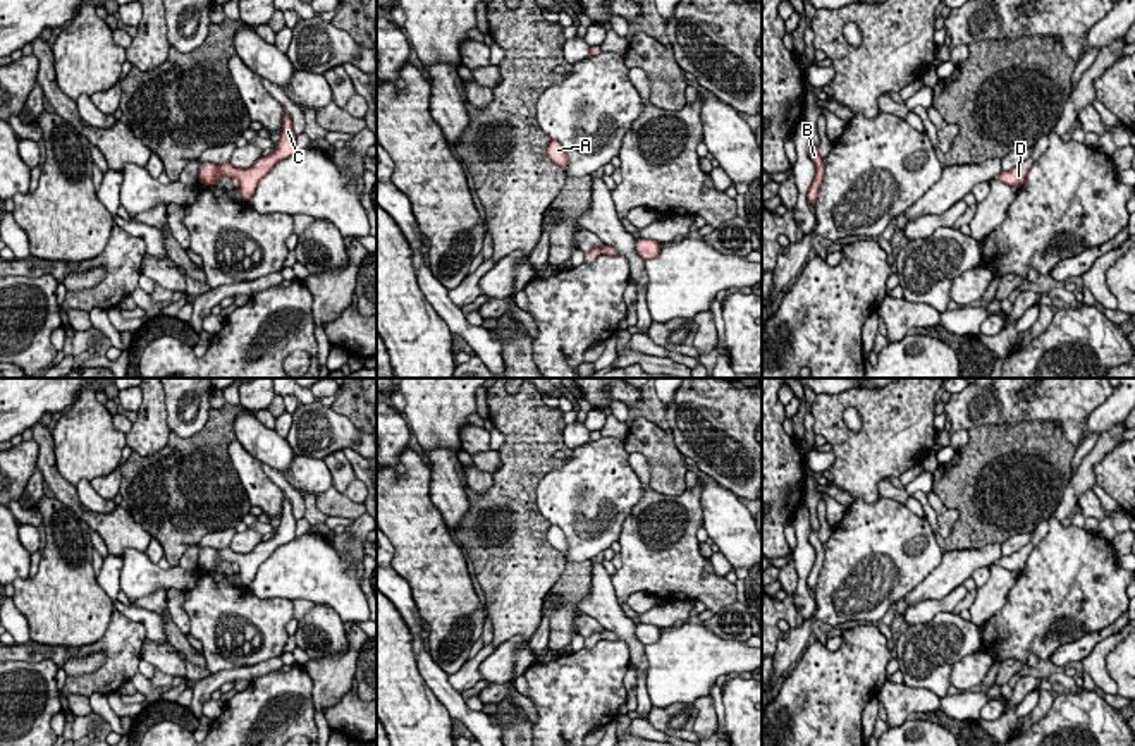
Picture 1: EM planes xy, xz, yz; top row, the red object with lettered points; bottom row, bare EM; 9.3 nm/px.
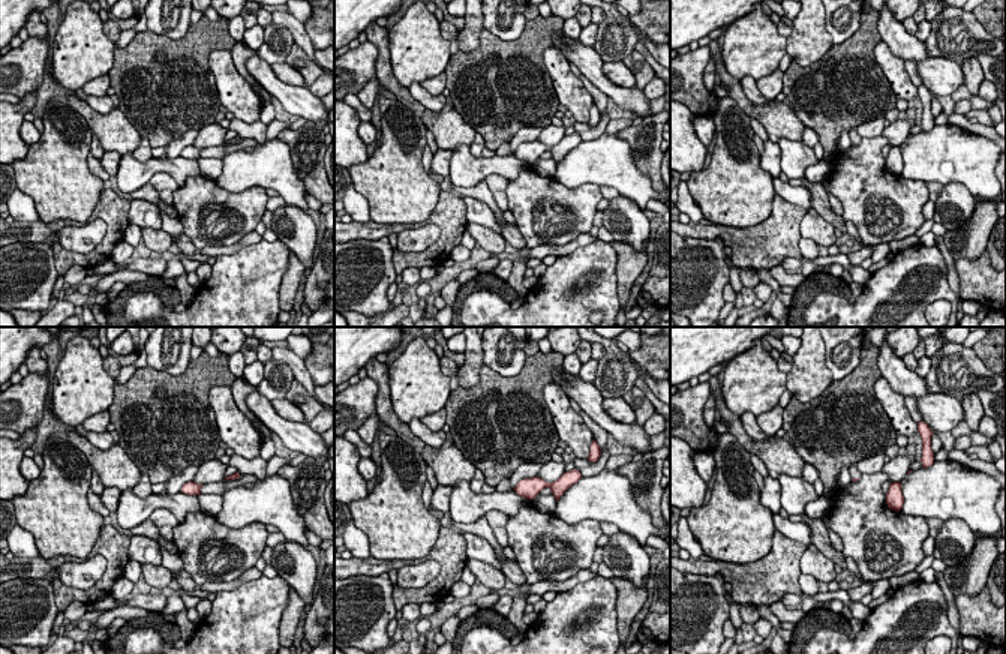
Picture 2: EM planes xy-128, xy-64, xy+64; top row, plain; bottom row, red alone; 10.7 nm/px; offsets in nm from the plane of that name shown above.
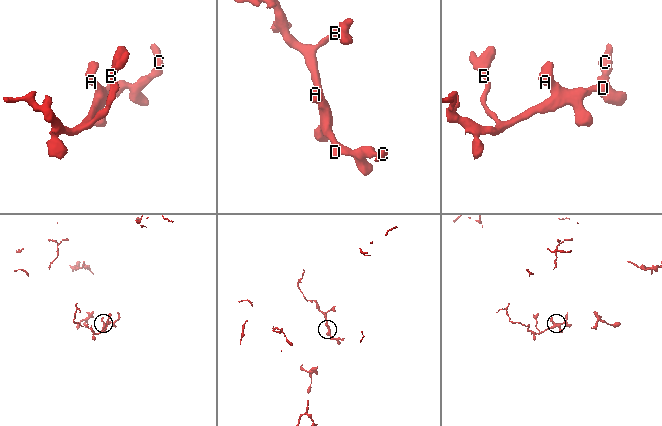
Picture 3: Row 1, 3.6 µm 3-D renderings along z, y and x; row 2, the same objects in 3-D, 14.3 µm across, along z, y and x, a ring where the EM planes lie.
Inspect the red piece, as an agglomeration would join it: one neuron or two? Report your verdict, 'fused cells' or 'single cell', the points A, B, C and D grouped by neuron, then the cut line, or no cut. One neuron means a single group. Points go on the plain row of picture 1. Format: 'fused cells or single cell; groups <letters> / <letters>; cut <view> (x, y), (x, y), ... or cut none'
single cell; groups A B C D; cut none

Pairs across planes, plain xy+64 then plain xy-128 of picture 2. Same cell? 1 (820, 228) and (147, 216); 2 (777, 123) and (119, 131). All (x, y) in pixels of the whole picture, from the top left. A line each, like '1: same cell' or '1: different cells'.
1: different cells
2: same cell

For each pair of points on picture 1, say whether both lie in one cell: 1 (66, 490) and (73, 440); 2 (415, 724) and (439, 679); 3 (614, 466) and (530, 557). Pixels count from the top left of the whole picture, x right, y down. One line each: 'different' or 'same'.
1: different
2: different
3: different

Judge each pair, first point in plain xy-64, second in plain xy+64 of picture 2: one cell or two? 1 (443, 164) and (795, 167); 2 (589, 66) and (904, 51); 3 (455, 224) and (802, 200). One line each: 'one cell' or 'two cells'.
1: two cells
2: one cell
3: two cells

